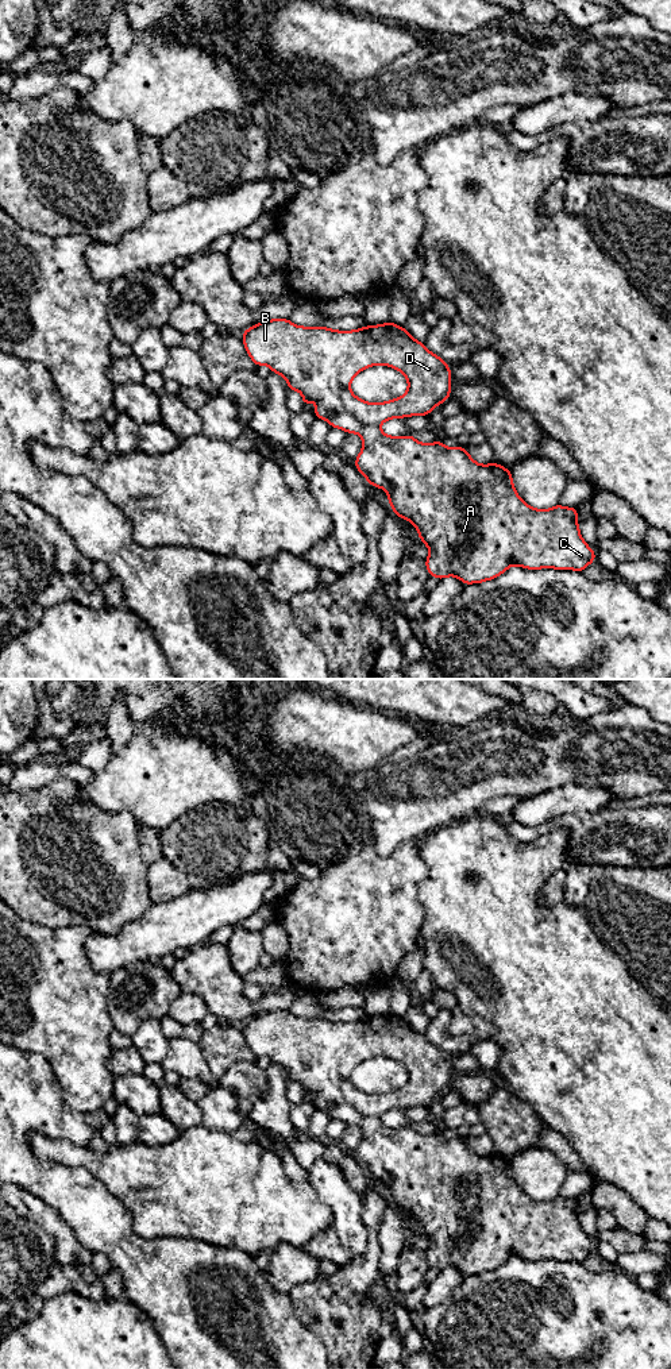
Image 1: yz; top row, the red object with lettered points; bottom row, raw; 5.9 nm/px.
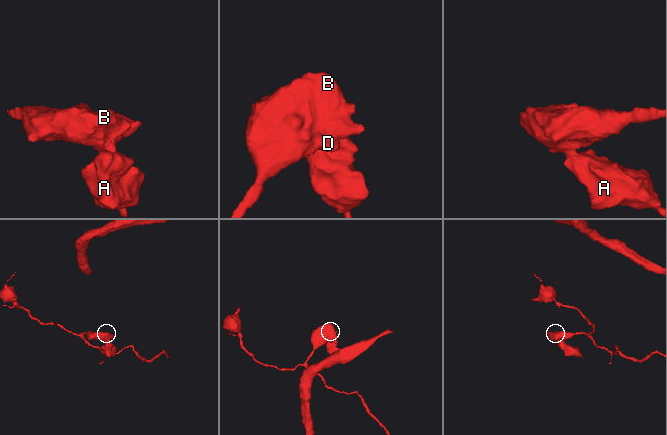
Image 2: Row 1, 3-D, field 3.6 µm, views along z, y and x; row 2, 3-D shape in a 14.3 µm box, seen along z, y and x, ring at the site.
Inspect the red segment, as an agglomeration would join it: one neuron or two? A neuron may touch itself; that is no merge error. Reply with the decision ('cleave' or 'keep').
cleave

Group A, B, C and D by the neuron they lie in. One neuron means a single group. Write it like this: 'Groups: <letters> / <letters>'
Groups: A C / B D

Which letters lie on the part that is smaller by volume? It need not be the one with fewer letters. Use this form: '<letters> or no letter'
A, C

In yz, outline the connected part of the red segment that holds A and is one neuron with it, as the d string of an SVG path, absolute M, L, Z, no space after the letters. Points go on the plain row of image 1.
M333 1104L328 1114L362 1127L363 1138L354 1156L371 1177L386 1181L392 1202L416 1218L429 1239L429 1268L456 1268L471 1276L491 1272L512 1257L582 1264L595 1253L595 1242L579 1223L578 1199L529 1198L517 1185L509 1160L495 1153L479 1156L462 1137L448 1139L440 1131L420 1134L412 1126L389 1127L379 1117L363 1117L347 1104Z

